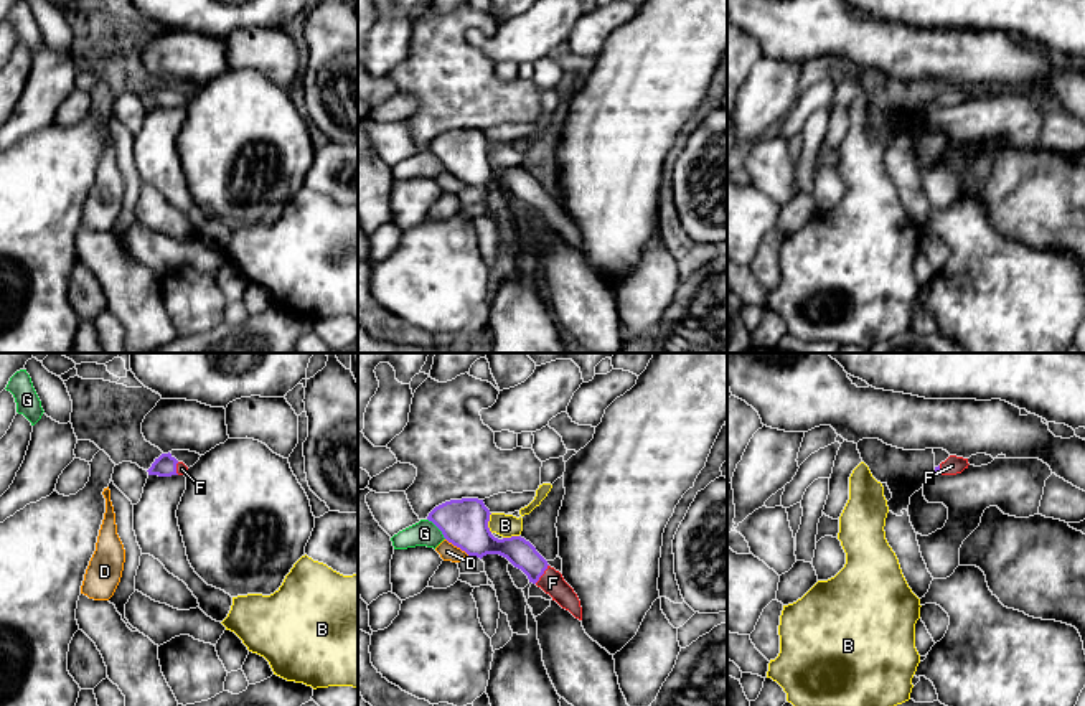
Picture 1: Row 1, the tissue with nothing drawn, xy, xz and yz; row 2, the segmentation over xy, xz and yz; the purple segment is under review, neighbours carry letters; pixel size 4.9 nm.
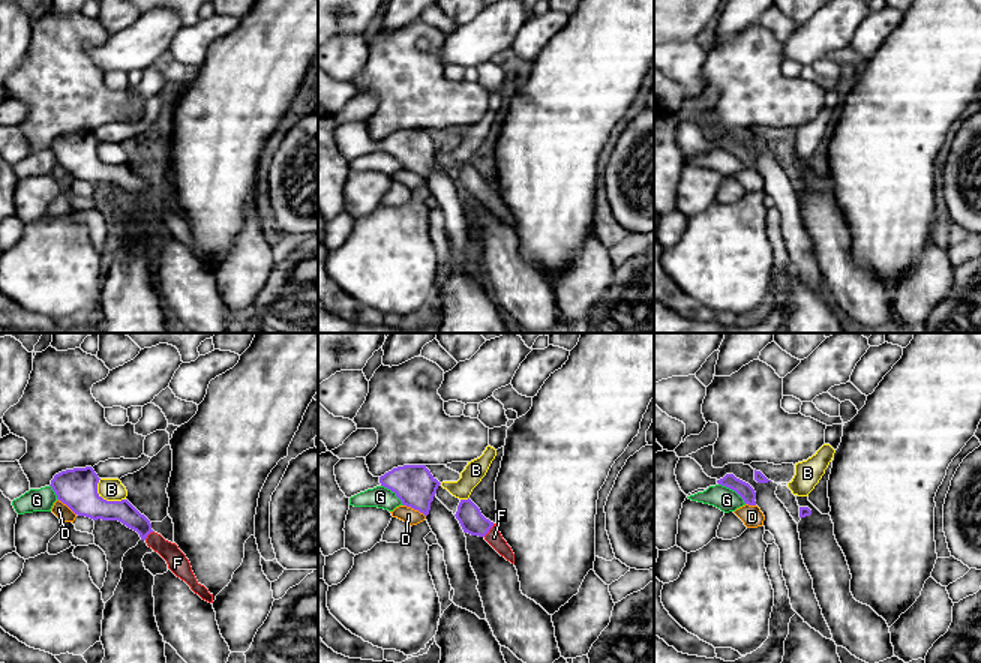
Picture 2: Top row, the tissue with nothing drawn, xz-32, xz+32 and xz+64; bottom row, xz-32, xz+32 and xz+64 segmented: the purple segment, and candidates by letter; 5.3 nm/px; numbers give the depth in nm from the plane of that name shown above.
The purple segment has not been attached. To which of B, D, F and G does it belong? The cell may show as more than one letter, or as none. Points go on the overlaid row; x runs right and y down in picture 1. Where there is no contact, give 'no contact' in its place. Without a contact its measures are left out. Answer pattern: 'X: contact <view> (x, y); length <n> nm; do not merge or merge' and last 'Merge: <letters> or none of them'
B: contact xz (487, 523); length 100 nm; do not merge
D: contact xz (457, 546); length 150 nm; do not merge
F: contact xz (543, 573); length 120 nm; merge
G: contact xz (437, 527); length 140 nm; do not merge
Merge: F

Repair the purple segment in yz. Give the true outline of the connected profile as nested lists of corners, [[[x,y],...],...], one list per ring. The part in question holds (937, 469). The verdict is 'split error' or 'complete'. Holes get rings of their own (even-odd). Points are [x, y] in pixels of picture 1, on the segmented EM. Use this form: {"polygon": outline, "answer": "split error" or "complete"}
{"polygon": [[[950,455],[945,462],[935,467],[937,475],[956,475],[968,468],[968,459]]], "answer": "split error"}

